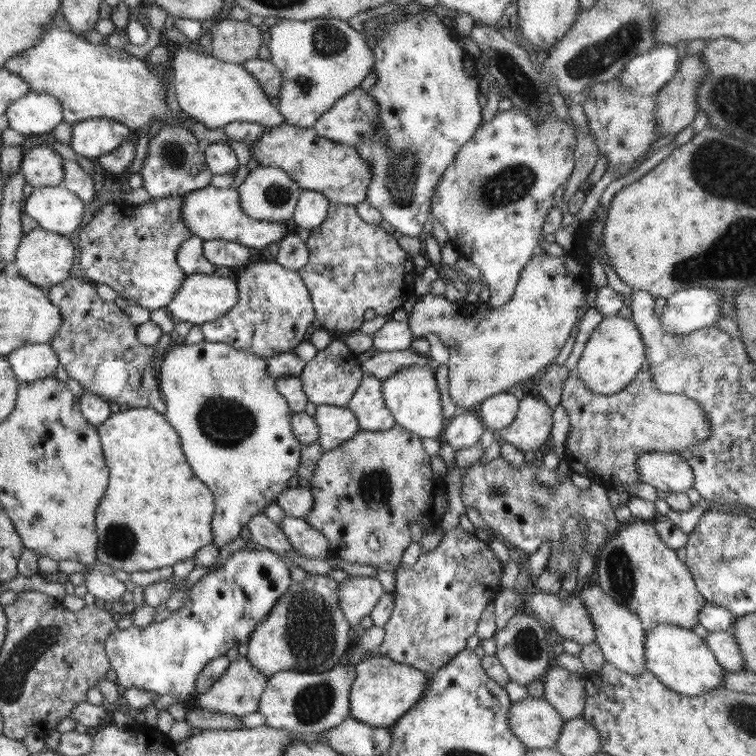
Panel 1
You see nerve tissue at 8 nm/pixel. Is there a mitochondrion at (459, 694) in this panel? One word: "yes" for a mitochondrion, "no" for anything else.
no

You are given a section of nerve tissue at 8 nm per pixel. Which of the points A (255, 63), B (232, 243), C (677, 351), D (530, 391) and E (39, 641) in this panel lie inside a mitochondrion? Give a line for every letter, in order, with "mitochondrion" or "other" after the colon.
A: other
B: other
C: mitochondrion
D: other
E: mitochondrion

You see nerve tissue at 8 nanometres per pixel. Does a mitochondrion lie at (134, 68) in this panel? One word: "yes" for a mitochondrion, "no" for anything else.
no

